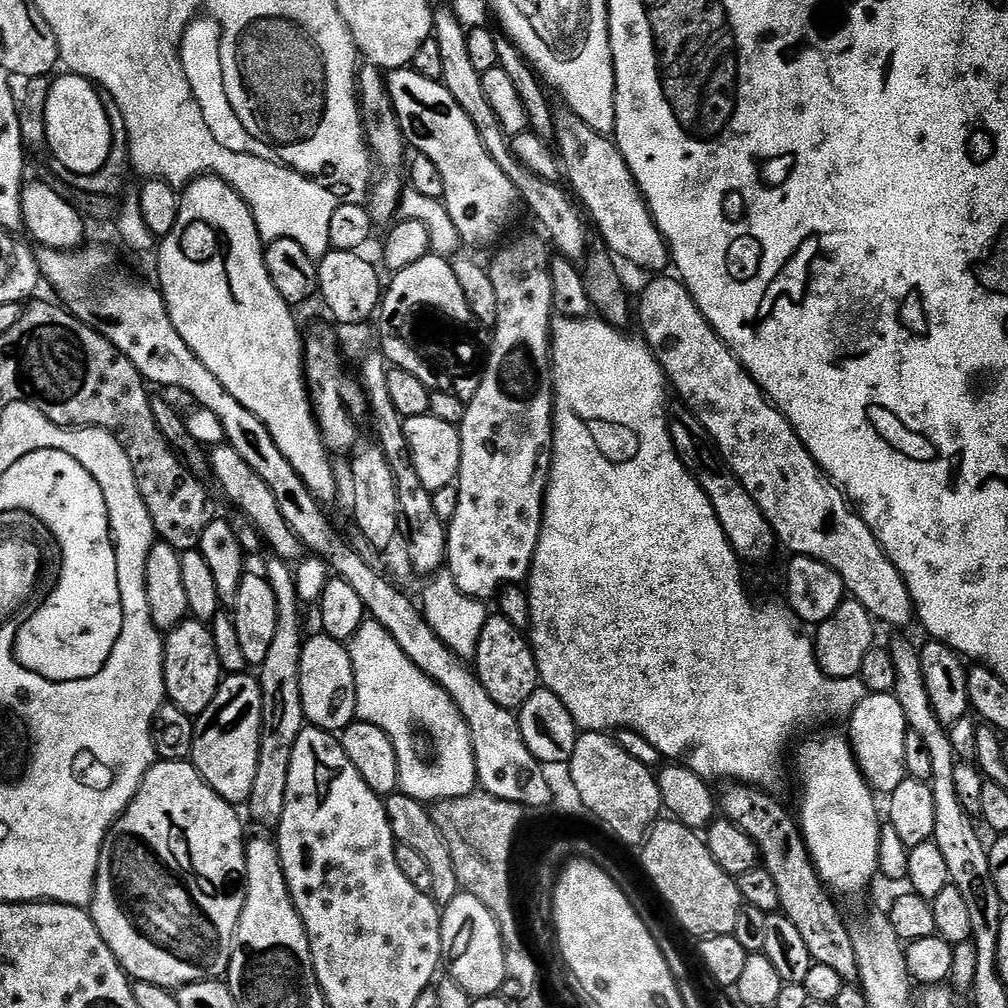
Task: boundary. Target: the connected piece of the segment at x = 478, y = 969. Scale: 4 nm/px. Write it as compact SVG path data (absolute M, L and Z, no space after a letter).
M463 890L457 892L454 902L443 905L440 917L440 951L447 975L466 994L494 996L503 989L510 976L510 961L504 951L504 939L498 930L498 922L474 894Z

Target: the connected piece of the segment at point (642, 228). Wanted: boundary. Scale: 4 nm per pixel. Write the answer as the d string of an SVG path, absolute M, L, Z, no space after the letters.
M560 110L554 117L554 148L558 153L563 179L572 183L571 191L590 220L592 215L601 238L605 240L601 241L615 255L629 259L649 274L663 273L660 271L670 264L670 249L660 235L660 229L656 227L652 213L644 203L644 198L636 187L636 179L632 177L620 149L609 137L600 136L593 128L583 124L573 112Z

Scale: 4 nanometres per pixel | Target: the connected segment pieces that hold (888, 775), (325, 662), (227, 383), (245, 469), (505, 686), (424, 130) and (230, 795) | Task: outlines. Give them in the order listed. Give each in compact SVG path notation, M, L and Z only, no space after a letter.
M890 692L866 694L848 717L846 727L846 739L852 745L852 754L864 780L872 787L873 793L884 798L891 796L908 776L906 734L909 730L906 714L902 714L898 698Z
M323 634L309 635L305 639L300 659L300 689L304 718L311 727L340 734L357 719L352 659L341 641Z
M213 175L194 180L183 189L174 230L158 244L160 252L160 284L158 291L164 295L164 304L174 322L174 330L182 334L182 342L218 378L218 382L250 414L254 414L270 432L274 446L282 452L286 462L300 476L308 493L317 502L332 500L336 496L336 472L332 469L333 457L324 444L312 401L308 398L308 385L304 378L304 341L302 328L292 317L293 309L274 290L266 270L264 248L260 231L248 204L225 183Z
M216 446L210 452L210 472L216 475L216 480L220 483L220 488L225 496L236 506L245 519L256 525L261 533L263 541L272 548L271 552L277 559L283 560L287 564L299 563L306 554L306 549L289 527L286 526L282 518L281 511L278 510L277 503L274 502L273 491L266 486L266 482L258 477L258 474L242 461L234 449L227 446Z
M499 614L489 615L482 626L474 657L474 671L486 694L490 694L490 698L494 698L500 708L520 709L526 698L530 698L530 694L541 687L540 671L529 637L521 629L510 626L510 622L506 622L506 618Z
M409 67L391 69L386 79L405 143L427 157L442 177L442 203L461 241L480 248L494 243L507 230L516 204L518 208L513 183L489 157L474 124L441 81L424 78Z
M225 675L210 706L206 706L203 714L194 720L196 729L190 763L200 771L201 778L233 806L247 805L254 790L254 774L258 770L262 690L259 679L248 675Z

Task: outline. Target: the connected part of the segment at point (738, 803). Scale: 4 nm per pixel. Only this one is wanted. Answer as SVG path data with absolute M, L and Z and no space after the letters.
M732 782L727 785L724 793L719 793L718 808L723 819L728 820L738 830L745 832L756 844L760 852L760 864L768 871L770 878L774 880L774 886L778 888L778 898L780 899L780 912L790 922L794 922L798 934L802 934L802 939L806 941L806 950L810 950L813 961L822 966L827 966L829 970L834 970L838 978L842 978L845 985L852 986L859 981L858 958L854 950L854 936L844 925L844 920L840 917L840 912L836 909L837 901L833 893L829 892L820 881L820 876L816 873L816 868L812 865L812 859L808 854L808 848L804 845L804 838L800 835L800 825L797 817L792 816L776 800L771 800L767 796L767 791L757 790L752 786L741 786Z

